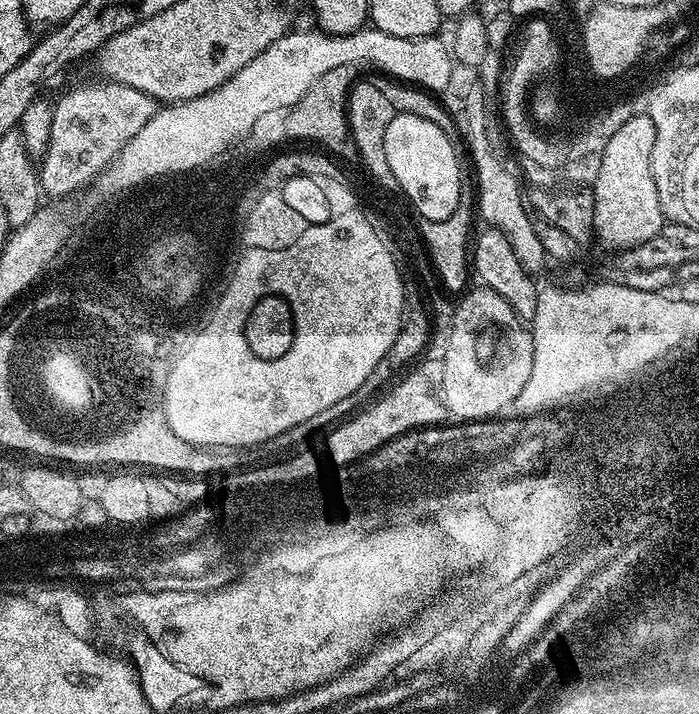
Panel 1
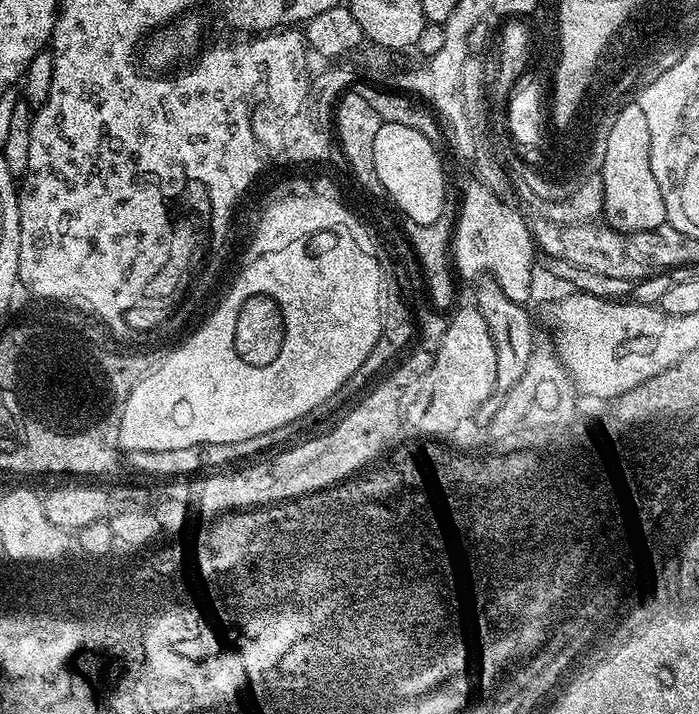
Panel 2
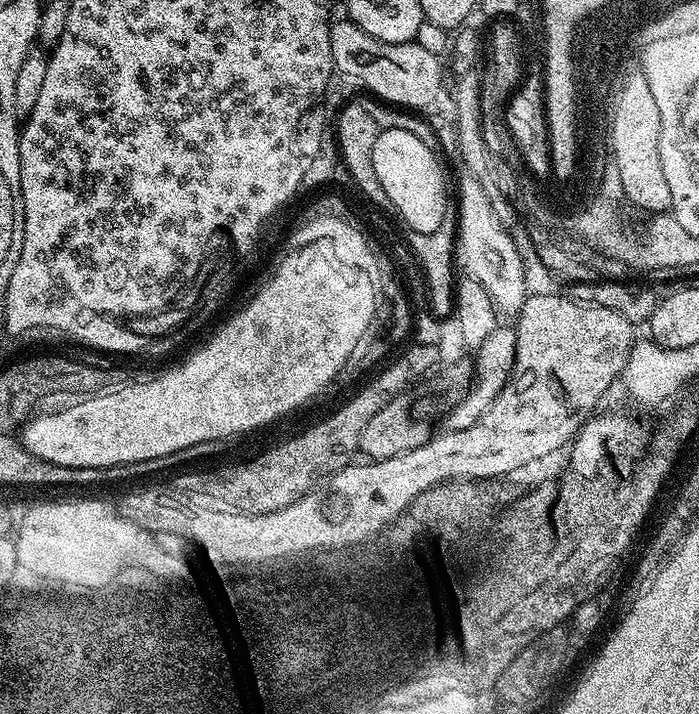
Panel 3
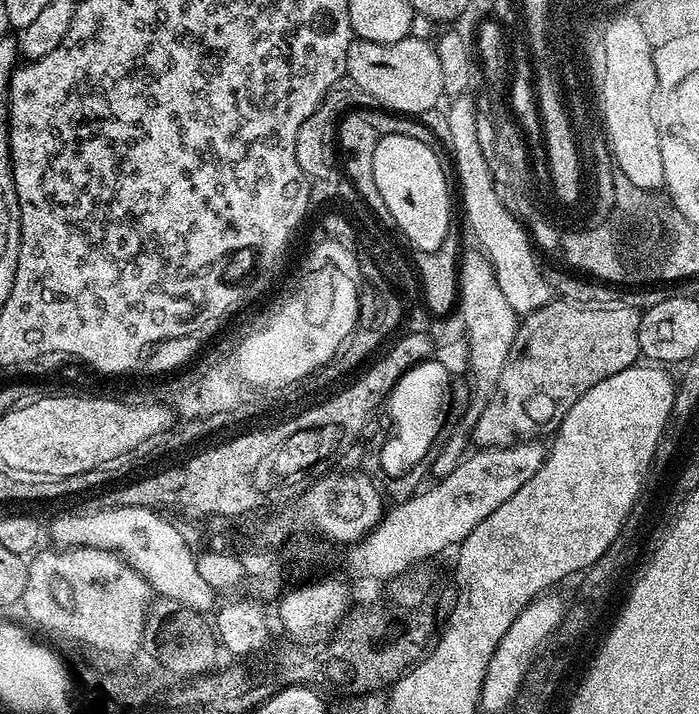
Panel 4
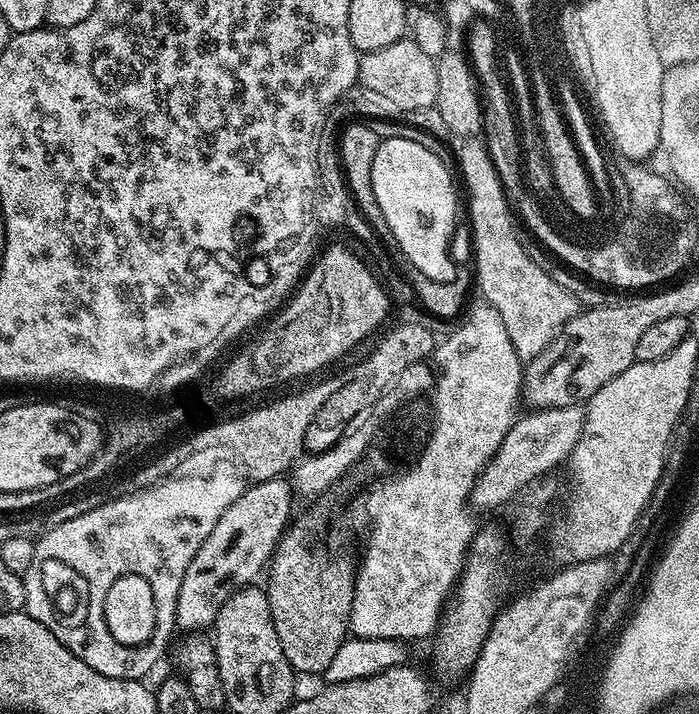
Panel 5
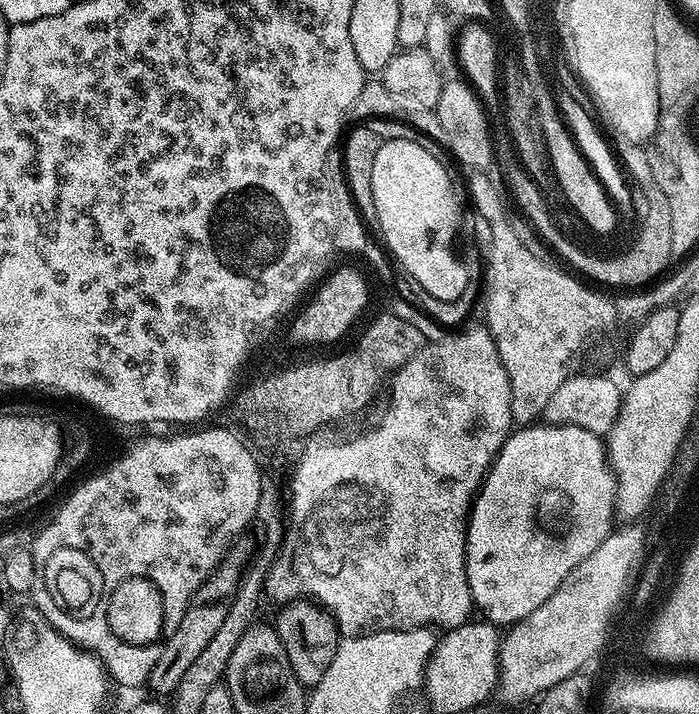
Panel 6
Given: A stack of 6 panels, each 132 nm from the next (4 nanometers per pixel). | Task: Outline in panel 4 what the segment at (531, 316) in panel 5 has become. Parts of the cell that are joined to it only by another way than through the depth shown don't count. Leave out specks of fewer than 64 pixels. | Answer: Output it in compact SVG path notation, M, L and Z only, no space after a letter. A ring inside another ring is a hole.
M471 95L451 97L452 105L448 108L448 126L446 126L446 136L456 136L456 146L450 150L451 163L460 160L460 167L464 172L454 172L455 179L464 176L464 183L458 186L458 196L464 199L464 216L468 219L468 224L472 227L472 232L476 235L479 251L488 257L494 270L494 278L498 282L498 290L502 290L502 295L506 302L510 302L510 310L516 312L517 317L523 318L528 313L546 306L548 301L553 299L554 293L543 278L544 268L536 261L536 256L532 253L534 249L530 233L515 216L510 214L510 210L503 204L498 192L492 196L492 192L497 188L494 182L488 184L488 177L493 172L484 172L484 163L488 160L484 156L482 146L479 145L478 122L476 121L476 101Z

